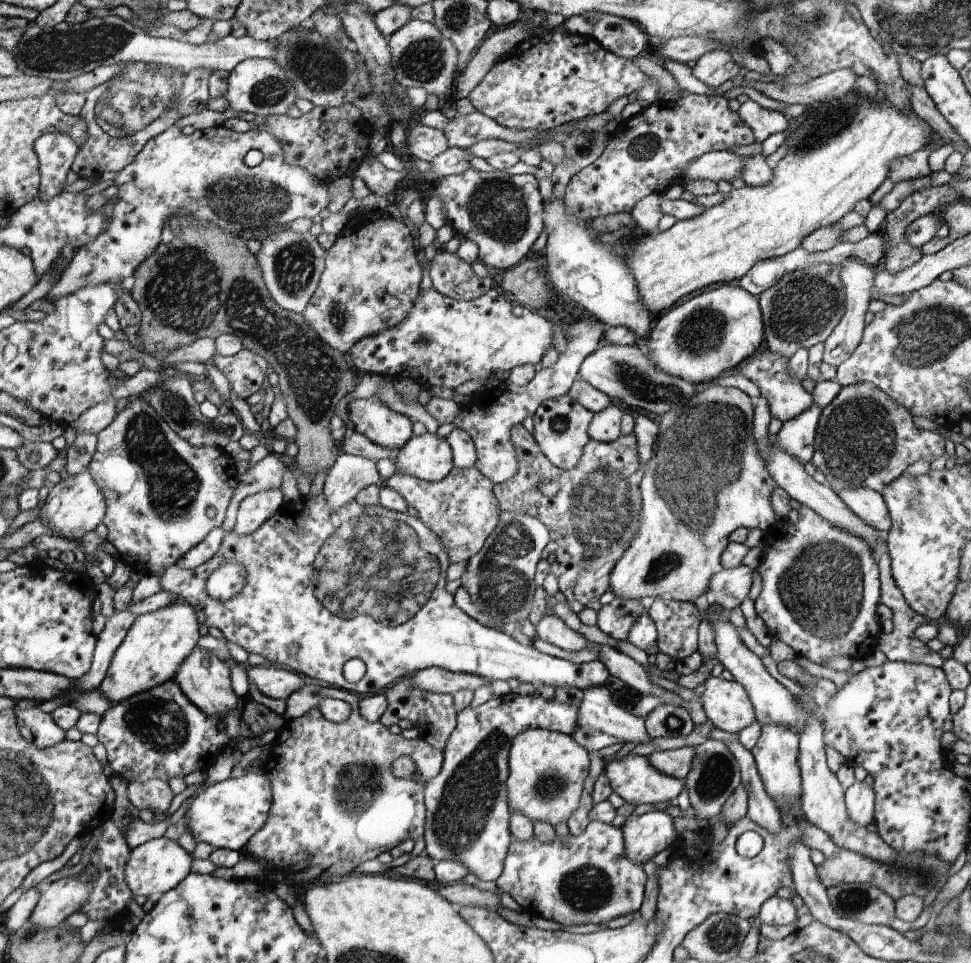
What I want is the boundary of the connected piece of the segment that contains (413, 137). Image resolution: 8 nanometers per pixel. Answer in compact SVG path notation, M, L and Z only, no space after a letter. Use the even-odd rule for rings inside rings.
M420 124L412 128L406 144L413 160L420 159L428 162L432 162L449 147L443 131Z

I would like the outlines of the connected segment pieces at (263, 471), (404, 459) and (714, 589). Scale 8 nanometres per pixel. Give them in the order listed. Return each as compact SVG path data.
M272 453L266 455L262 460L254 464L250 470L240 475L236 485L235 497L228 507L228 518L224 518L221 526L226 533L232 532L236 524L236 516L240 502L248 495L253 495L268 489L280 489L283 476L287 470L278 456Z
M419 429L396 453L393 461L398 473L426 482L441 481L454 468L450 443L435 432Z
M742 564L733 569L723 568L714 574L708 590L711 601L727 613L740 606L748 598L755 570Z

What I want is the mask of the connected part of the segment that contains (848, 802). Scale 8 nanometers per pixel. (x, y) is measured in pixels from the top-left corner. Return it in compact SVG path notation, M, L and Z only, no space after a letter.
M856 781L845 791L845 805L850 813L849 819L855 823L868 826L875 818L875 792L873 786L864 781Z

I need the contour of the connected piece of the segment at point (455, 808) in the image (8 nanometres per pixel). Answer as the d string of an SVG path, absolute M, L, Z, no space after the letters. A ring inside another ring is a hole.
M508 694L496 700L489 700L482 704L475 710L466 709L459 716L459 725L456 726L454 732L447 740L447 745L443 748L443 766L440 769L438 776L425 781L425 794L426 794L426 832L423 834L425 838L425 849L427 855L434 860L434 862L441 861L444 859L457 860L463 863L470 873L475 874L480 880L494 882L498 881L499 877L503 874L505 868L505 862L507 854L509 853L510 846L513 844L514 836L511 833L511 818L512 810L510 804L507 802L507 778L509 774L509 750L513 738L518 734L522 733L524 729L530 729L532 727L548 729L551 731L558 731L566 733L571 736L577 721L577 710L578 707L569 704L560 704L556 699L547 700L542 696L536 695L525 695L521 696L516 694Z

